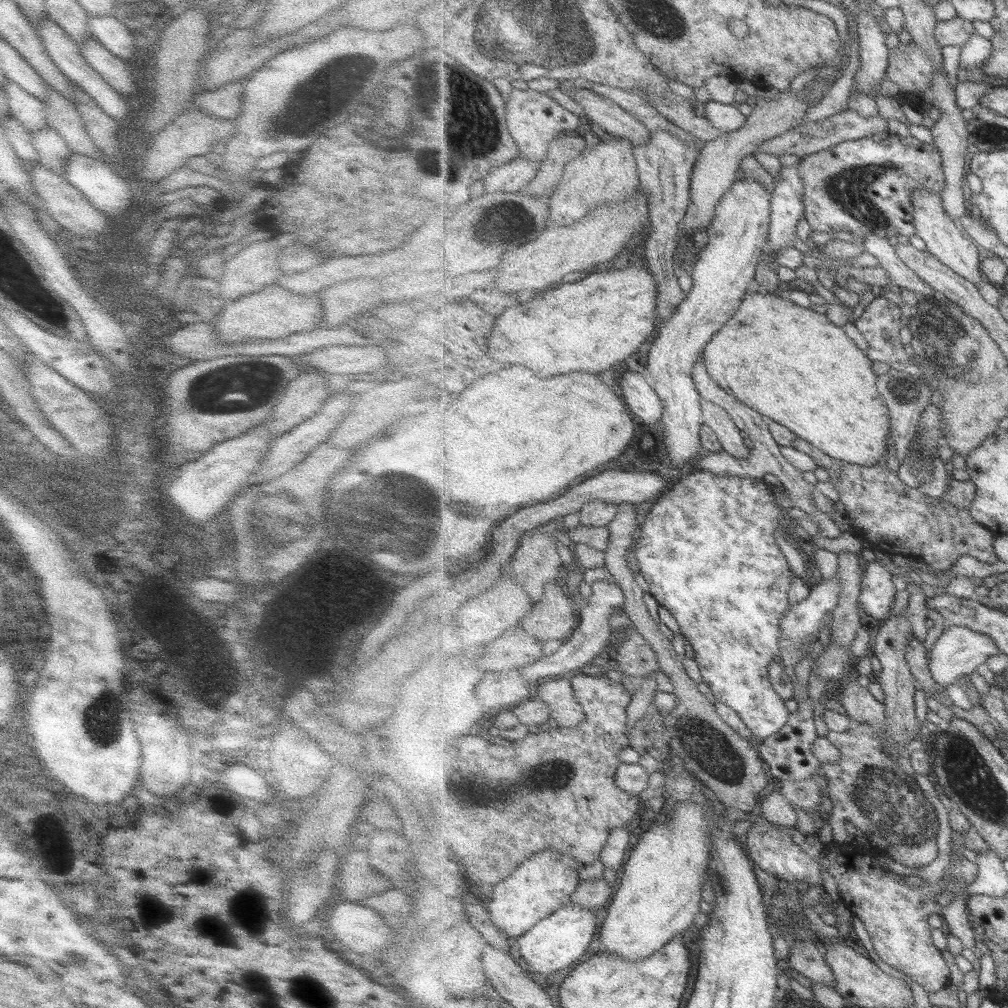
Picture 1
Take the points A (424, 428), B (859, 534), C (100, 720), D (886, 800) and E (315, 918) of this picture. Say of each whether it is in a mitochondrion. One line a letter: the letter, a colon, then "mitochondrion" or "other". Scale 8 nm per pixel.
A: other
B: other
C: mitochondrion
D: mitochondrion
E: other

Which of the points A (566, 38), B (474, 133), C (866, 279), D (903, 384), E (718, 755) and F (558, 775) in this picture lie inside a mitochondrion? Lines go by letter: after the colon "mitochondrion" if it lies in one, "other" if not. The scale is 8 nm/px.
A: mitochondrion
B: mitochondrion
C: other
D: other
E: mitochondrion
F: mitochondrion

